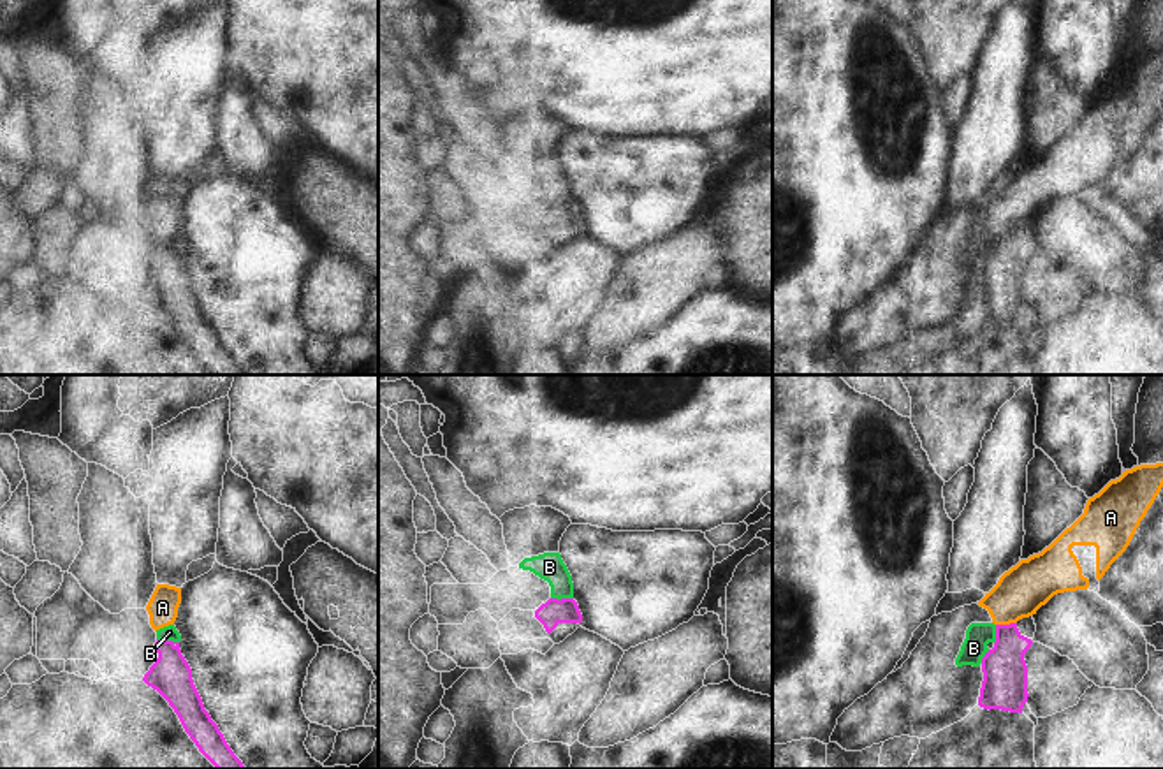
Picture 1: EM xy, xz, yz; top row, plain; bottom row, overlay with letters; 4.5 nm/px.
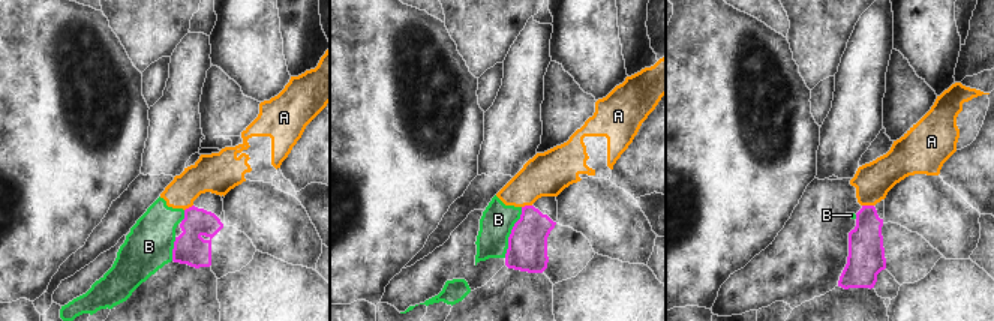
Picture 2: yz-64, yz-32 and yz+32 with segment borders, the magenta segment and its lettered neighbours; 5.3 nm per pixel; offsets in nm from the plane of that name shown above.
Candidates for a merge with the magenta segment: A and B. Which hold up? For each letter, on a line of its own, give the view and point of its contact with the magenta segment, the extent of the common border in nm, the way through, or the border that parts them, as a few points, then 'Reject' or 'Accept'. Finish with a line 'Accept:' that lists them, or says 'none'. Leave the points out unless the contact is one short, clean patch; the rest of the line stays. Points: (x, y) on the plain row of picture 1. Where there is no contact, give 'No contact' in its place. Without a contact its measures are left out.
A: Touches magenta at yz (1005, 231). Shared border 100 nm. Boundary: yz (1016, 227), (996, 231). Reject
B: Touches magenta at xy (168, 247). Shared border 110 nm. Boundary: xy (157, 243), (178, 249). Reject
Accept: none.

